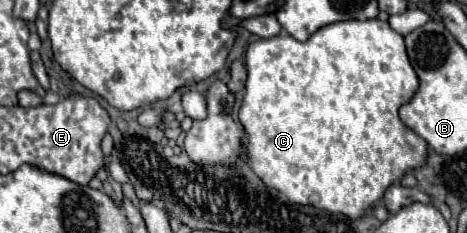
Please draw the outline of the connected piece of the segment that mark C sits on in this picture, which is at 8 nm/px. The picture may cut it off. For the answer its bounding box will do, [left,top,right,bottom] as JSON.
[238,19,428,217]

